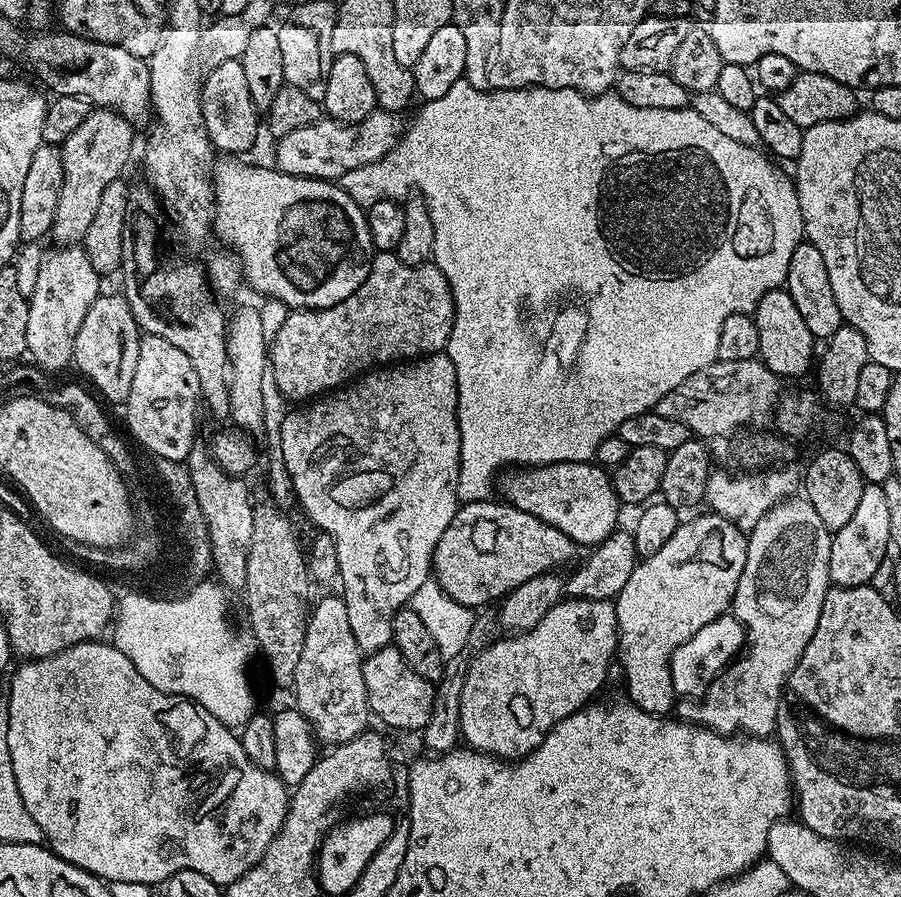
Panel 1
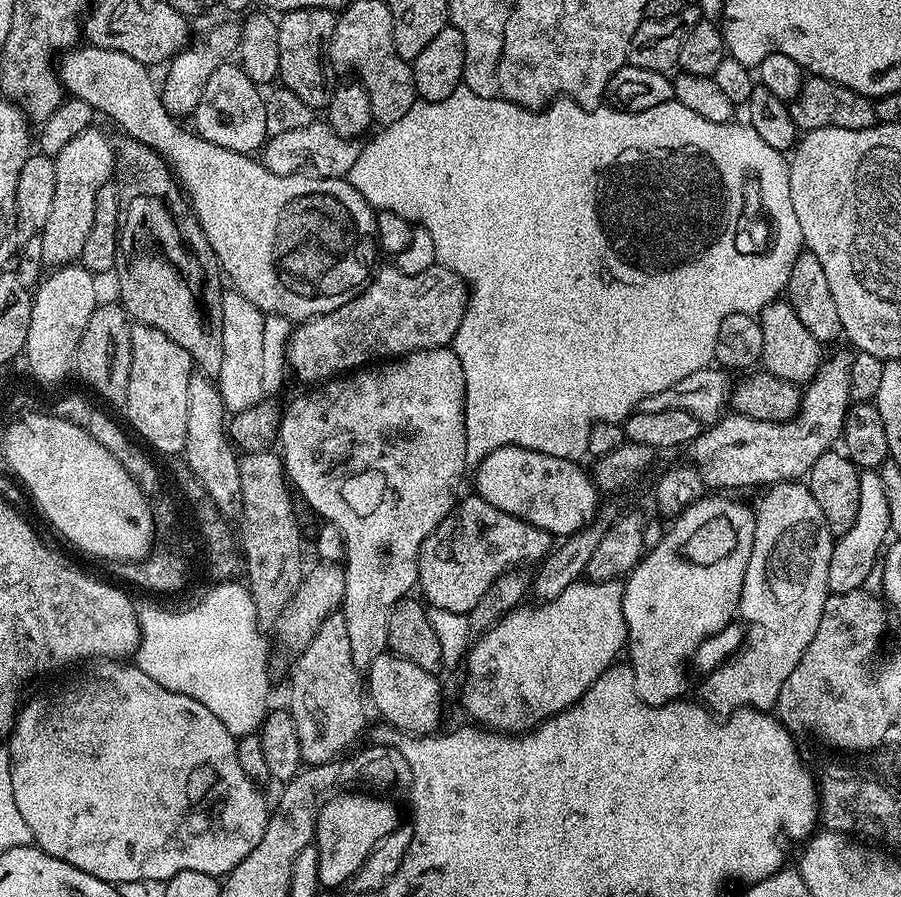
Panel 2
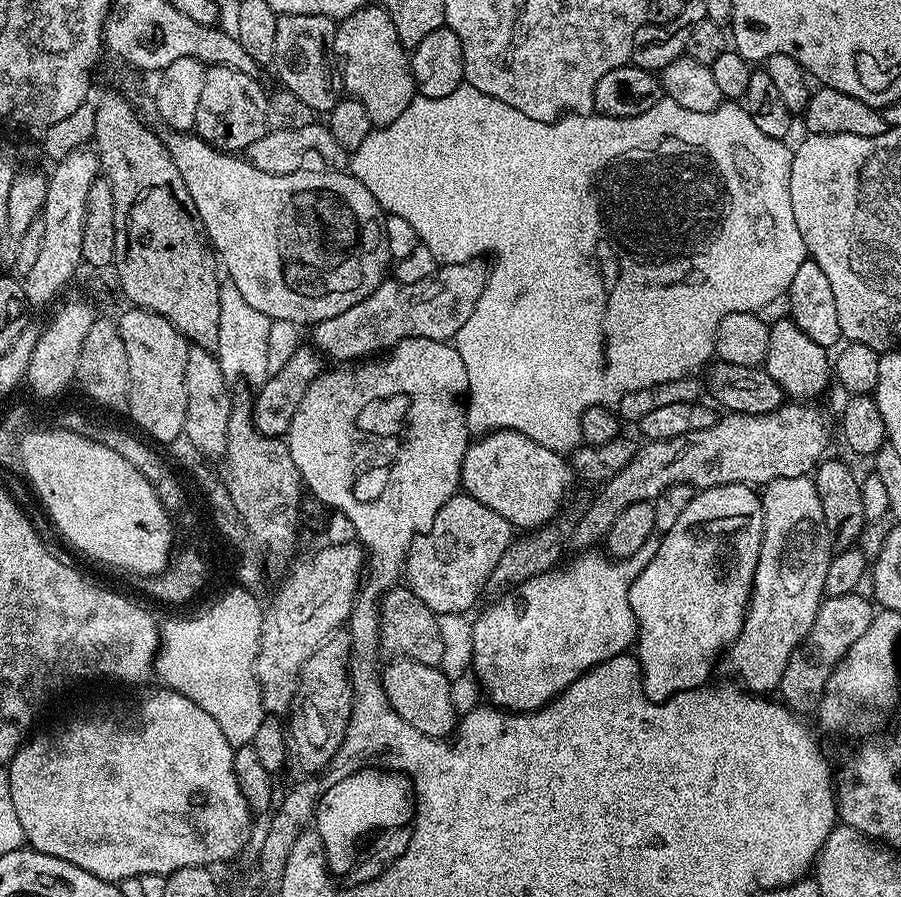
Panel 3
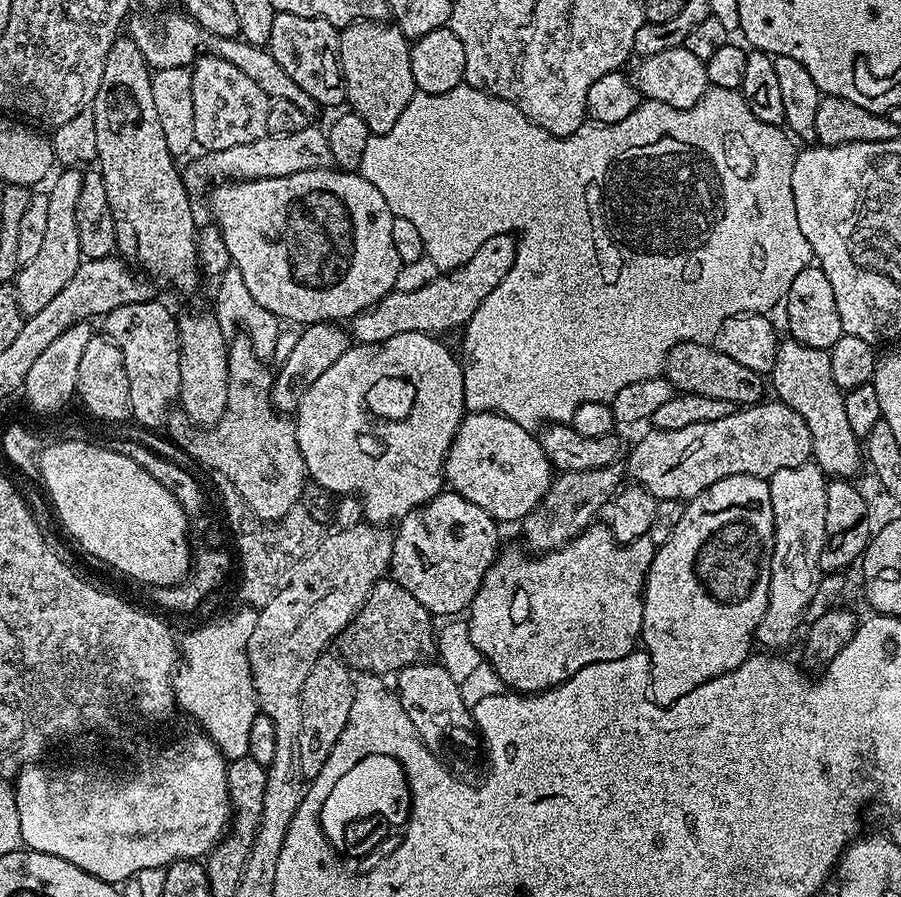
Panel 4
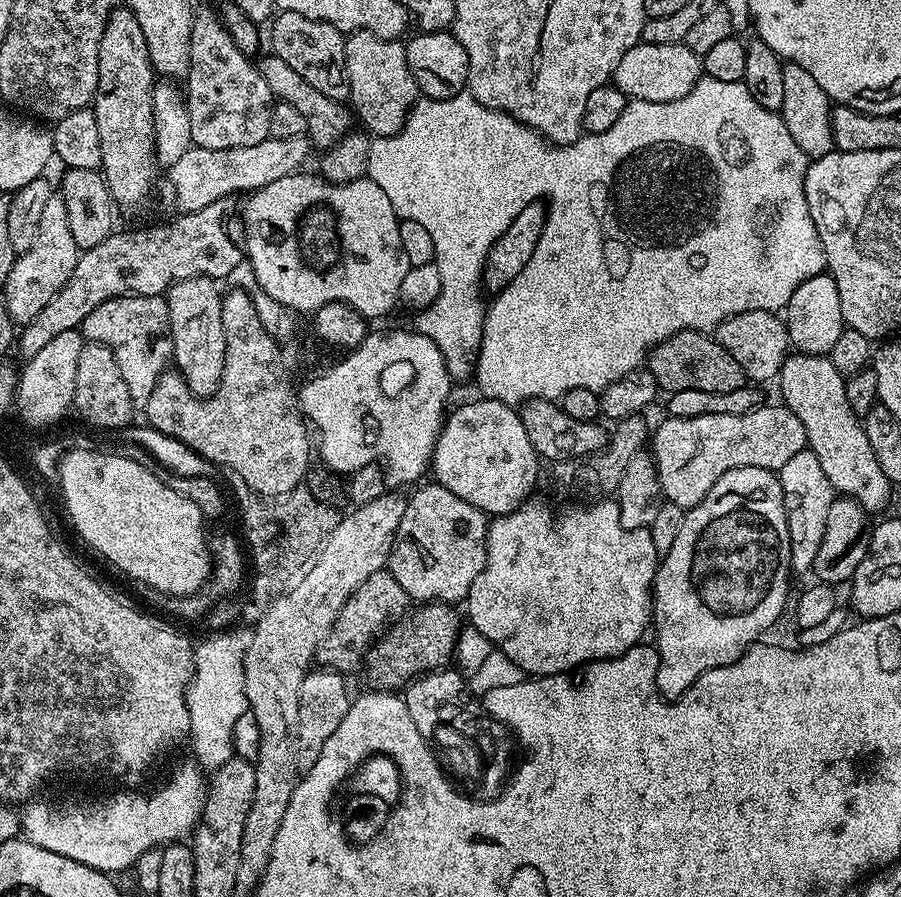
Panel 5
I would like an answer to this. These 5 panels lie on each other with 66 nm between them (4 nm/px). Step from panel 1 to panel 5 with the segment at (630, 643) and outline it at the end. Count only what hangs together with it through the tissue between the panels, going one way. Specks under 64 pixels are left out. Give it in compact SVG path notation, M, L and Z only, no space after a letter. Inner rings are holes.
M758 466L726 470L710 486L706 498L685 511L678 538L674 538L670 554L659 561L656 580L652 583L654 647L660 656L656 691L663 699L677 700L699 676L733 664L763 637L760 635L784 612L791 566L790 530L779 475Z

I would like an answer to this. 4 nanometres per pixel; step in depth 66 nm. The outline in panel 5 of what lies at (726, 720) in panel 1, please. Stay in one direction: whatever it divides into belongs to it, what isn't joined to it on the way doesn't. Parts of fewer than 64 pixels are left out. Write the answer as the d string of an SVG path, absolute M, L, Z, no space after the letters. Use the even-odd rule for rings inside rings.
M810 450L794 454L786 466L778 469L784 505L786 506L786 522L790 530L790 562L791 571L812 572L814 558L818 558L818 546L822 546L822 534L826 534L826 514L830 514L830 506L834 499L834 490L830 486L830 478L826 478L822 470L822 462Z

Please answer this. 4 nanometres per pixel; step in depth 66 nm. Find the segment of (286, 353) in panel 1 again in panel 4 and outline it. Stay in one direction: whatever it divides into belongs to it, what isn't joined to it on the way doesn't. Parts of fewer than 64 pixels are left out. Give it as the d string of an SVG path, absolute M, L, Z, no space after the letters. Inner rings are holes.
M515 235L486 238L482 246L460 268L453 268L447 274L434 278L434 282L426 282L422 290L391 291L383 296L372 308L359 312L350 320L350 335L353 341L361 344L377 344L394 334L403 332L426 332L444 334L451 328L463 329L468 319L482 306L486 294L506 278L510 266L514 266L517 237Z

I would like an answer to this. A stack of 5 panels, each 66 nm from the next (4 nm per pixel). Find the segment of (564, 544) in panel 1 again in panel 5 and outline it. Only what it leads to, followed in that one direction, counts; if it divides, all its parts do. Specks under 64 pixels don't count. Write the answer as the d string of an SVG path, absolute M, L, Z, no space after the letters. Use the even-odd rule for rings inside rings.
M428 483L420 486L425 488L417 487L417 492L407 497L386 568L413 601L456 606L459 600L460 603L467 601L474 578L478 578L482 566L486 566L490 520L482 510L470 506L466 498L450 494L446 486Z

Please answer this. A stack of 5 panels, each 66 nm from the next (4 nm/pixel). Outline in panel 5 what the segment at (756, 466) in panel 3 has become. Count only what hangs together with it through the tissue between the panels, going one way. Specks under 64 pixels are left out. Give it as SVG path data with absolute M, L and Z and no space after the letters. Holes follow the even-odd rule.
M779 403L767 404L751 408L746 414L698 414L698 418L664 418L651 433L650 455L656 462L658 482L664 491L665 501L677 504L685 510L693 508L698 506L698 502L702 502L702 498L706 498L710 486L714 486L714 482L718 482L718 478L722 478L726 470L758 466L776 472L782 466L786 466L786 462L794 458L794 454L805 451L808 448L808 439L802 422L798 422L798 418L789 408Z

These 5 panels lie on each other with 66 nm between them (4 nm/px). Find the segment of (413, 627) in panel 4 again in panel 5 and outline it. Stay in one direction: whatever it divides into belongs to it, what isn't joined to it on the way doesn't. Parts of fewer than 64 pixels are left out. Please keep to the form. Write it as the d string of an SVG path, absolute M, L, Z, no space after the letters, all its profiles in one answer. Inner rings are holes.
M381 570L370 574L370 578L366 578L366 582L362 582L362 586L358 586L356 593L344 603L342 610L338 610L338 618L334 618L334 622L330 626L326 638L318 646L315 663L333 669L341 674L356 672L359 668L361 671L369 648L376 643L381 633L389 627L388 620L393 619L392 621L395 621L397 618L403 617L409 611L409 608L410 597L404 593L402 586L398 586L398 582L392 577L391 572Z

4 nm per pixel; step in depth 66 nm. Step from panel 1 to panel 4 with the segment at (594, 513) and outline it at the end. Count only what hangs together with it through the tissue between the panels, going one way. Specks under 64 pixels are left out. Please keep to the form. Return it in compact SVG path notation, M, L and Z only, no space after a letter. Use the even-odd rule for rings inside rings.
M468 412L458 426L454 442L444 460L447 487L462 498L466 498L466 502L482 506L482 510L486 510L486 514L490 514L498 522L505 522L504 520L520 522L525 516L529 516L539 507L540 500L547 494L553 477L552 461L542 450L539 439L529 429L518 426L518 422L497 412Z

